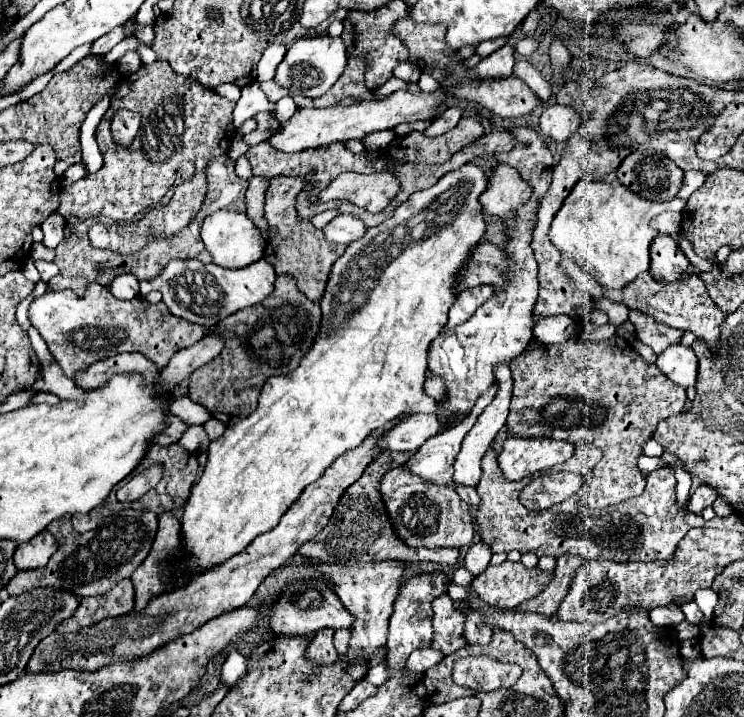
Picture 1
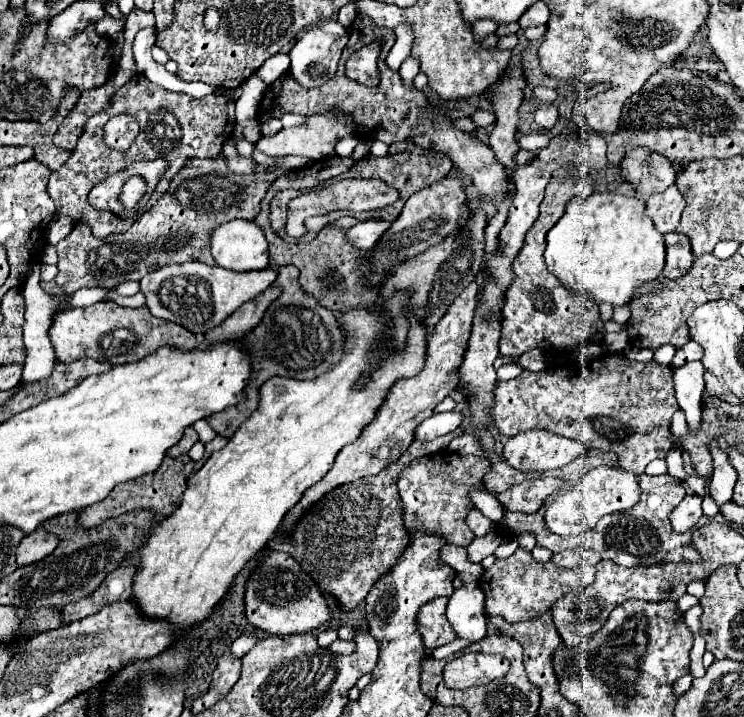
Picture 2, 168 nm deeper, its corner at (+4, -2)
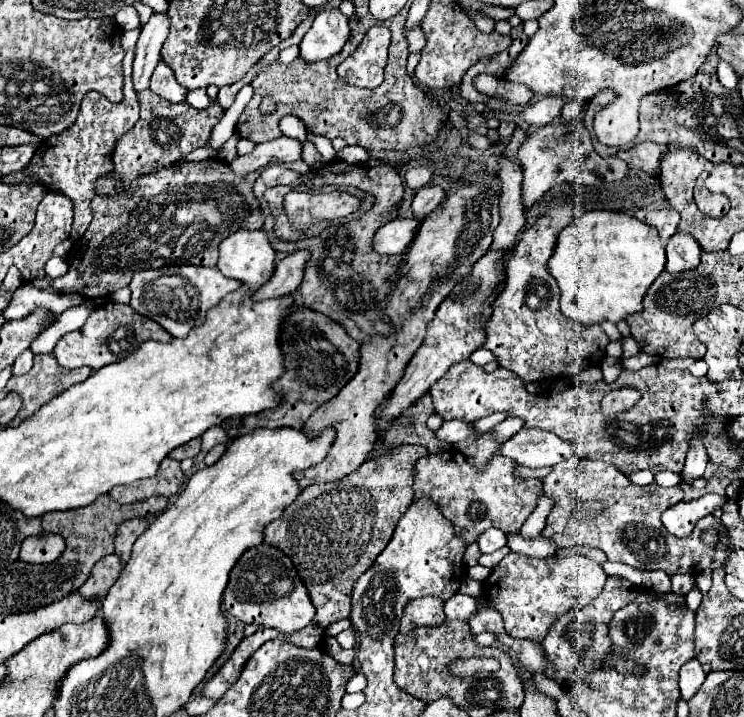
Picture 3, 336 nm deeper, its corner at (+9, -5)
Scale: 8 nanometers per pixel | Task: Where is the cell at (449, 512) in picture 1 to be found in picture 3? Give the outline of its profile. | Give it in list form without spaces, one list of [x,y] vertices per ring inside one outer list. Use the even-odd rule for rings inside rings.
[[[449,449],[437,455],[427,455],[417,461],[415,467],[415,499],[429,497],[439,505],[441,513],[455,525],[455,533],[469,545],[491,527],[499,527],[503,533],[519,533],[525,519],[533,513],[539,495],[543,493],[541,479],[519,479],[515,475],[513,459],[495,455],[489,467],[479,473],[457,451]]]

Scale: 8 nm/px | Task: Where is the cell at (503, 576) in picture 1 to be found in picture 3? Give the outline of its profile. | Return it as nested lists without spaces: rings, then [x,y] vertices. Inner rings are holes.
[[[509,553],[485,581],[485,591],[493,607],[503,615],[505,631],[515,639],[531,639],[541,643],[549,627],[569,609],[587,607],[605,587],[607,573],[603,567],[583,553],[573,553],[565,559],[525,557]]]

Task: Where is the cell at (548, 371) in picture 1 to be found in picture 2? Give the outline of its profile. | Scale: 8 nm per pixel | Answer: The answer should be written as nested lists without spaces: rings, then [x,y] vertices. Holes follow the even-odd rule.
[[[614,352],[592,360],[592,368],[580,370],[578,376],[570,376],[566,368],[558,366],[542,372],[524,370],[514,380],[498,382],[492,418],[502,436],[512,438],[526,430],[550,430],[582,442],[584,448],[614,452],[618,468],[626,468],[626,472],[644,472],[648,462],[664,458],[672,448],[668,436],[676,408],[672,366],[654,360],[640,364]]]

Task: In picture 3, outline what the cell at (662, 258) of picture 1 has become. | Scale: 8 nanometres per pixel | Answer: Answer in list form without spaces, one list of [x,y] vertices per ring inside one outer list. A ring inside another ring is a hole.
[[[675,233],[667,243],[667,273],[689,271],[699,265],[701,245],[689,233]]]

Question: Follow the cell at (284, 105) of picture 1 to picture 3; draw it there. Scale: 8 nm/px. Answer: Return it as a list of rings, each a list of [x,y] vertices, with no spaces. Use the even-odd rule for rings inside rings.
[[[307,129],[307,138],[311,137],[312,143],[315,145],[321,156],[326,162],[331,162],[336,156],[332,143],[325,137],[315,135],[311,130]]]

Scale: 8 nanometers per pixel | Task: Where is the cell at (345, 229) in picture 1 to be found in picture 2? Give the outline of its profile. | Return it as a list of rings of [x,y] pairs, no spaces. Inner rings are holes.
[[[368,220],[368,222],[358,222],[354,226],[350,226],[346,230],[346,238],[350,242],[354,242],[354,246],[362,248],[362,250],[370,250],[378,238],[382,236],[382,232],[390,226],[390,222],[384,220]]]

